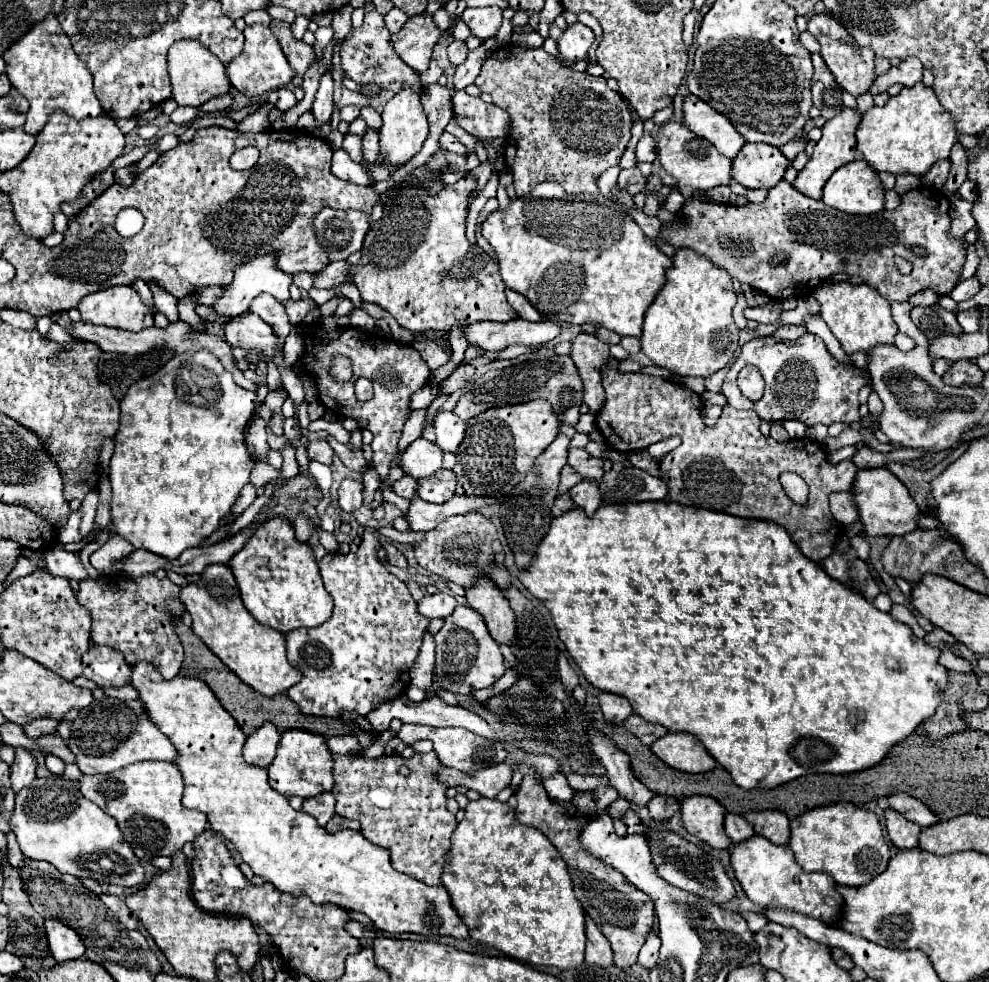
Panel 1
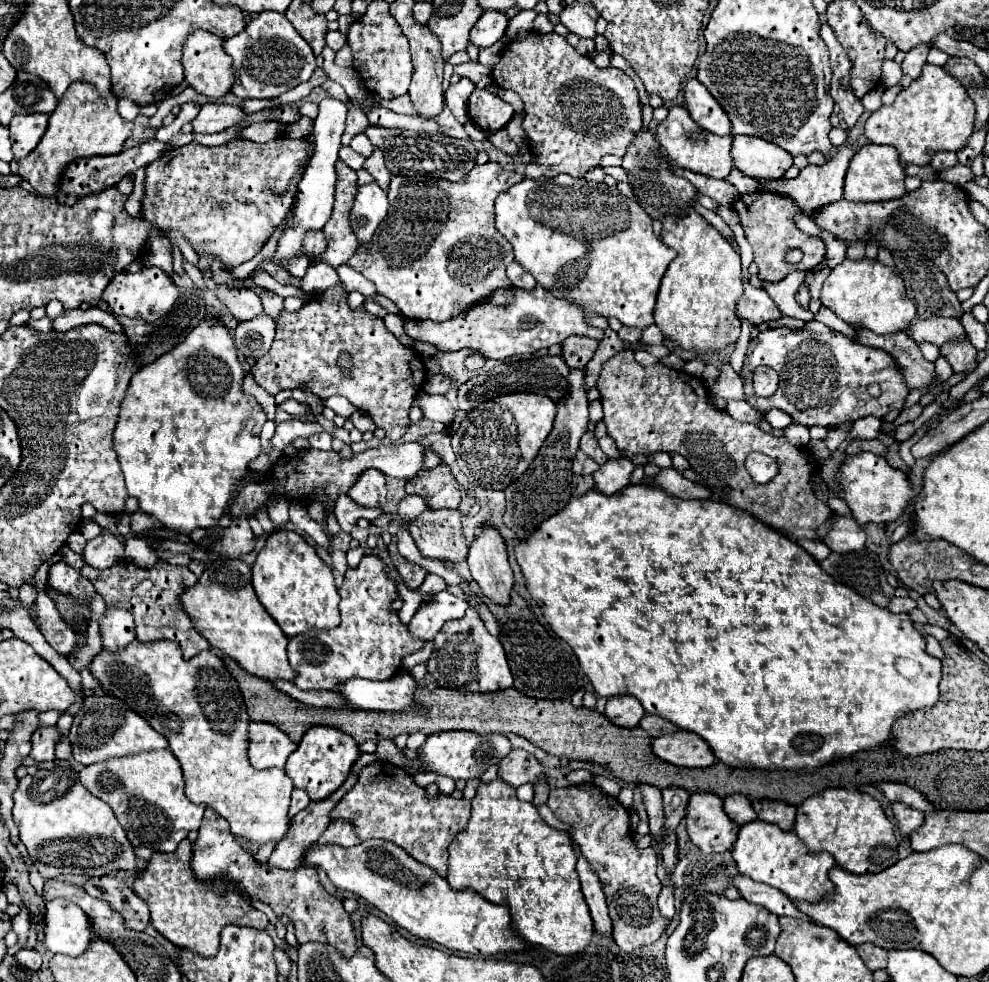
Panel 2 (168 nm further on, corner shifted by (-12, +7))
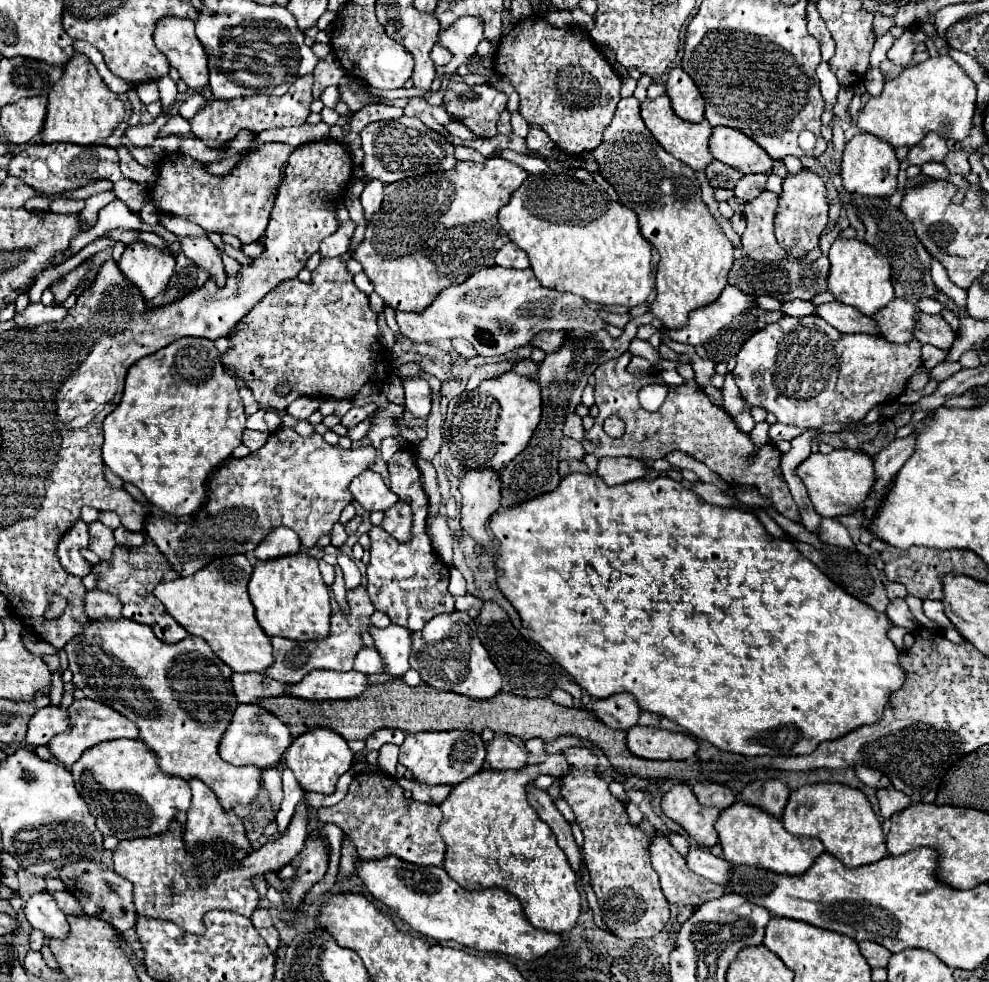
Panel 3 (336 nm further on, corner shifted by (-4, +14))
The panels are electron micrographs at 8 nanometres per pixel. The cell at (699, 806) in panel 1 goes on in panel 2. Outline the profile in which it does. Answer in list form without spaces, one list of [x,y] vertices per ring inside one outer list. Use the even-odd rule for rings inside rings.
[[[692,793],[684,821],[690,841],[702,853],[728,851],[738,837],[738,825],[726,817],[722,799],[712,793]]]

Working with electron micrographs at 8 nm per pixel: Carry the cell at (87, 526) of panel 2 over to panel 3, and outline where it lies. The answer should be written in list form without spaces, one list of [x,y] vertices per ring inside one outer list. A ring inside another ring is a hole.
[[[78,520],[60,540],[58,544],[58,560],[62,564],[62,568],[68,572],[68,574],[74,574],[74,576],[86,576],[90,572],[90,566],[88,562],[82,558],[80,554],[80,548],[86,548],[88,546],[88,524]]]

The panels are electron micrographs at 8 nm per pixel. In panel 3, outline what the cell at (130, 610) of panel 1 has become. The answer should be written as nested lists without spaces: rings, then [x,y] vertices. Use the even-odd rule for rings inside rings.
[[[146,540],[138,548],[116,546],[116,550],[112,552],[112,560],[92,564],[92,574],[96,574],[96,580],[98,580],[96,586],[104,592],[114,594],[124,604],[124,610],[122,610],[124,618],[136,620],[140,624],[148,624],[148,626],[152,626],[154,634],[162,642],[176,644],[176,642],[184,640],[188,636],[188,632],[164,610],[164,604],[152,594],[168,570],[172,570],[170,564],[166,562],[164,554],[160,554],[160,550],[156,550],[156,544],[152,540]]]

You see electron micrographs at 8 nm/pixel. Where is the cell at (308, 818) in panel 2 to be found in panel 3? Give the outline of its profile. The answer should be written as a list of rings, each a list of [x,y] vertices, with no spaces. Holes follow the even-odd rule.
[[[302,800],[298,802],[288,828],[278,838],[254,850],[242,862],[230,862],[218,856],[216,846],[196,846],[194,850],[186,852],[182,826],[174,820],[166,834],[120,842],[114,852],[114,870],[134,884],[134,904],[140,916],[168,920],[182,930],[200,936],[204,930],[202,918],[210,910],[230,910],[242,916],[250,916],[260,904],[258,892],[254,890],[250,878],[256,874],[280,870],[282,866],[290,864],[290,860],[302,850],[306,834],[308,802]]]

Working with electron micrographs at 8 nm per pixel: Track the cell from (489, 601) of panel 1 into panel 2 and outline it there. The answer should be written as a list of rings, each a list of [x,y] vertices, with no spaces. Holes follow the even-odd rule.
[[[484,523],[482,527],[484,531],[474,539],[468,553],[472,579],[480,585],[488,599],[496,601],[498,605],[506,605],[510,601],[510,591],[514,585],[506,545],[492,523]]]

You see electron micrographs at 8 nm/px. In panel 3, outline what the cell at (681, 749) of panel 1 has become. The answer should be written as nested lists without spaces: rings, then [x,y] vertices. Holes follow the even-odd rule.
[[[634,726],[626,740],[632,754],[650,760],[688,760],[698,752],[698,742],[692,736],[662,728]]]

